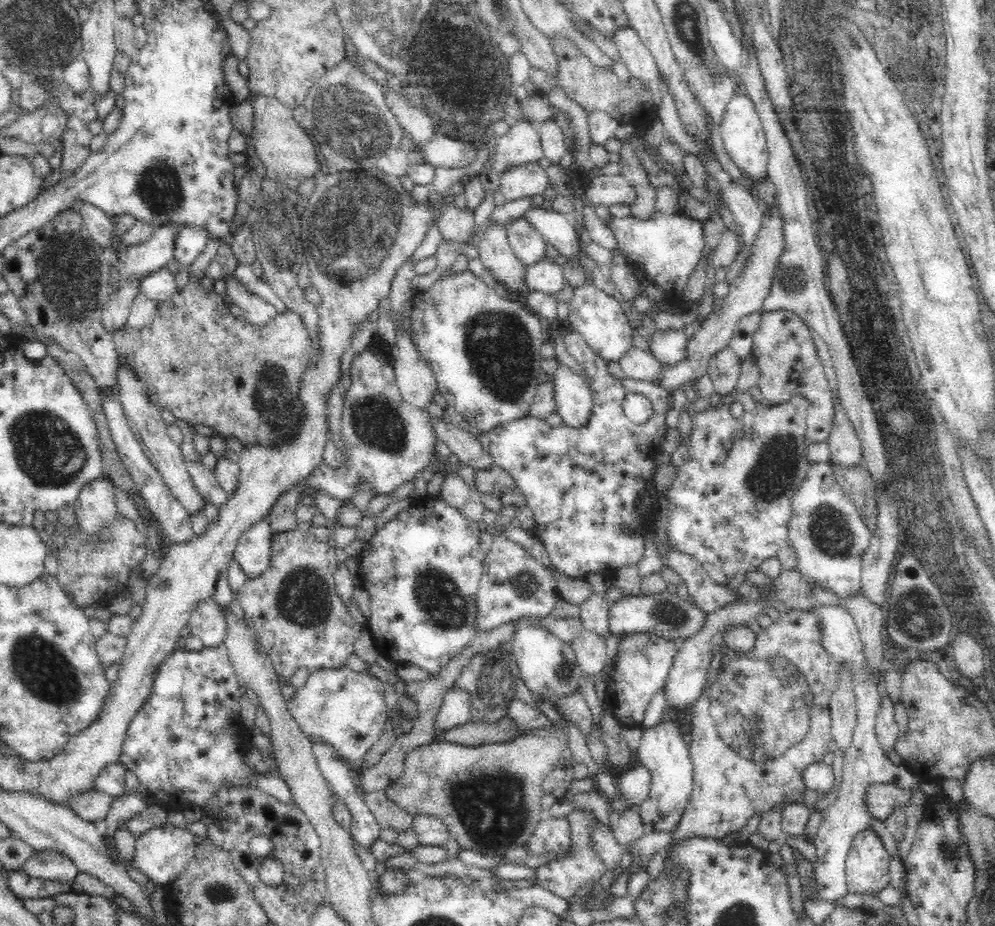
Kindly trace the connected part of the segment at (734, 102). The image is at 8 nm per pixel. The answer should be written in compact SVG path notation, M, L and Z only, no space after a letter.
M744 93L734 94L732 99L726 102L716 130L722 139L726 155L730 157L730 163L740 171L744 182L759 184L762 180L766 180L768 152L764 129L760 117L756 114L754 103Z

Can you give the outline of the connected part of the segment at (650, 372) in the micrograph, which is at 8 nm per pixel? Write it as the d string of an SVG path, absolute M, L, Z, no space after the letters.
M632 347L619 360L626 378L661 384L664 365L648 348Z

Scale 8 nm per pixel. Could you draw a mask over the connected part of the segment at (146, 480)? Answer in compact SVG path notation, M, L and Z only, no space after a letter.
M110 400L104 403L103 408L106 414L106 419L110 425L112 440L116 445L118 455L122 460L122 464L128 470L128 473L134 479L134 482L139 488L139 492L143 494L148 506L154 511L155 517L160 521L166 537L170 539L173 544L188 544L192 538L195 538L192 526L191 516L186 513L184 507L178 502L178 499L170 492L166 483L162 481L160 474L156 468L150 463L150 460L144 455L144 451L140 444L136 441L132 430L127 424L123 407L119 400Z

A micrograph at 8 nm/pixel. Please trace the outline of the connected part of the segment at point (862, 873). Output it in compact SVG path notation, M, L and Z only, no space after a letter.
M865 825L860 832L852 836L852 842L844 856L845 891L851 894L862 894L863 897L876 897L882 890L890 888L888 862L888 850L884 847L878 832L869 825Z

